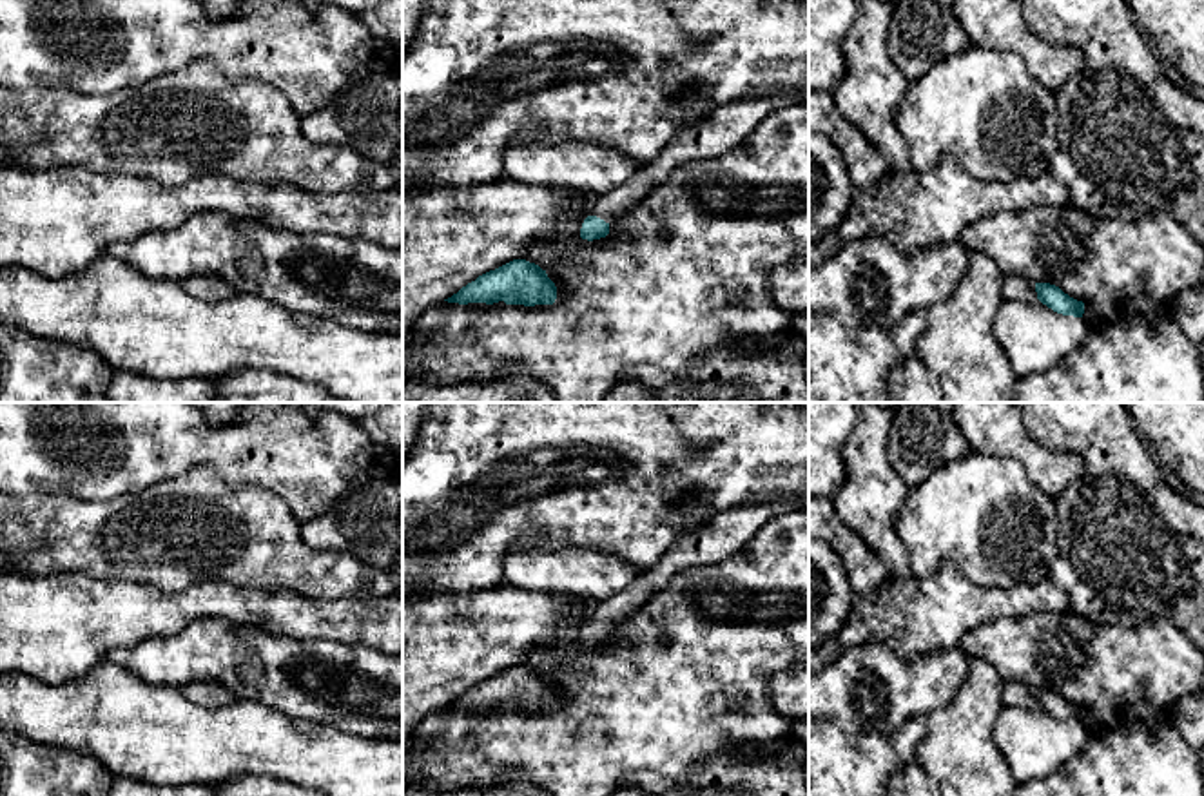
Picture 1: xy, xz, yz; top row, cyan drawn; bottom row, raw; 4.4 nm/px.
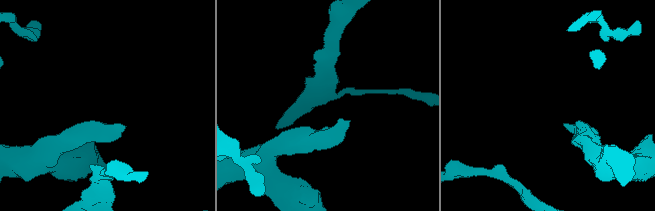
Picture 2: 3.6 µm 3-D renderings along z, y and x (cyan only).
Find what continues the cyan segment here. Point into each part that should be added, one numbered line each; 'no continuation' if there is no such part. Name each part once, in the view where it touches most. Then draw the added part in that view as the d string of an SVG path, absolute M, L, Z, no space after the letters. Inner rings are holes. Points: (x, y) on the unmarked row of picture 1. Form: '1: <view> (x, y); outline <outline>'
1: xz (720, 537); outline M778 499L722 511L698 529L678 539L655 566L642 569L627 589L602 602L595 602L589 622L597 622L606 629L624 624L655 593L665 589L676 573L731 558L765 522L792 511L809 511L809 500Z

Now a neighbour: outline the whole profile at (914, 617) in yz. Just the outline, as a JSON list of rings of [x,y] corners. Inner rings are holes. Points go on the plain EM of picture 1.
[[[952,560],[925,578],[888,578],[874,591],[854,595],[850,615],[829,649],[809,651],[809,675],[832,664],[845,649],[867,642],[890,647],[903,660],[959,647],[963,636],[1003,618],[1070,611],[1068,593],[1052,580],[981,587]]]

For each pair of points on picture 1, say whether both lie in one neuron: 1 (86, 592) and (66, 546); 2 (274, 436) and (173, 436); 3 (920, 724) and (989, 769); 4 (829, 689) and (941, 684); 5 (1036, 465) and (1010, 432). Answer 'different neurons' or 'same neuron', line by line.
1: different neurons
2: same neuron
3: different neurons
4: same neuron
5: same neuron

